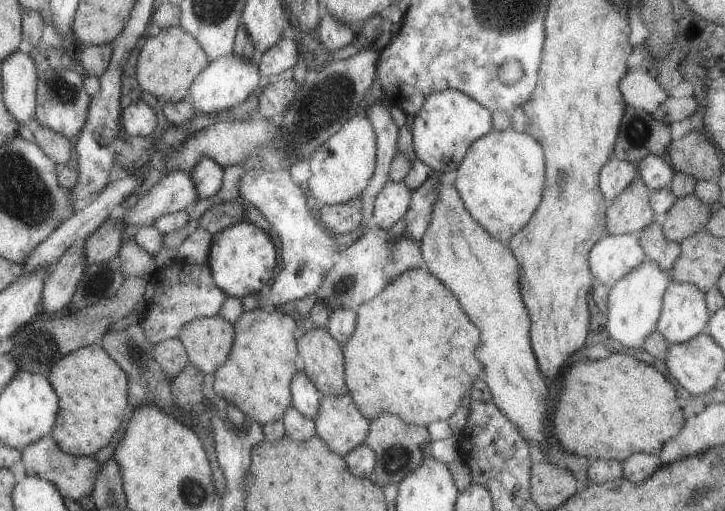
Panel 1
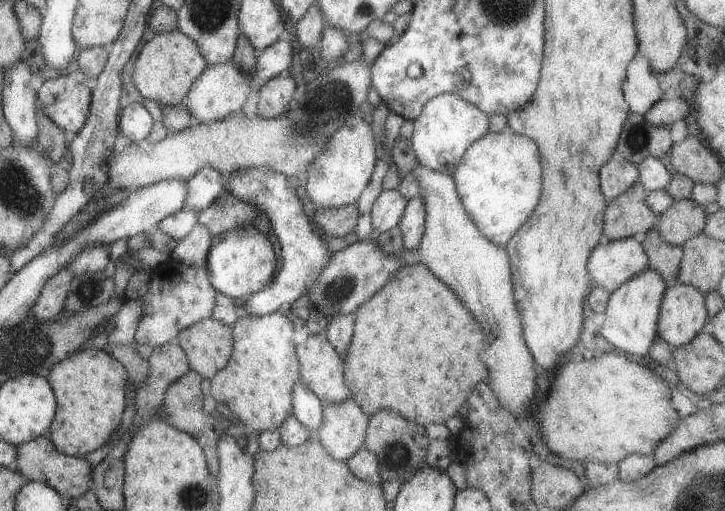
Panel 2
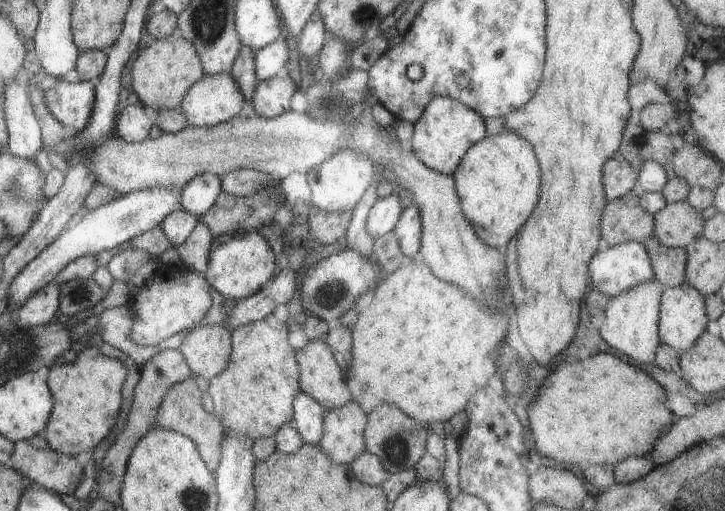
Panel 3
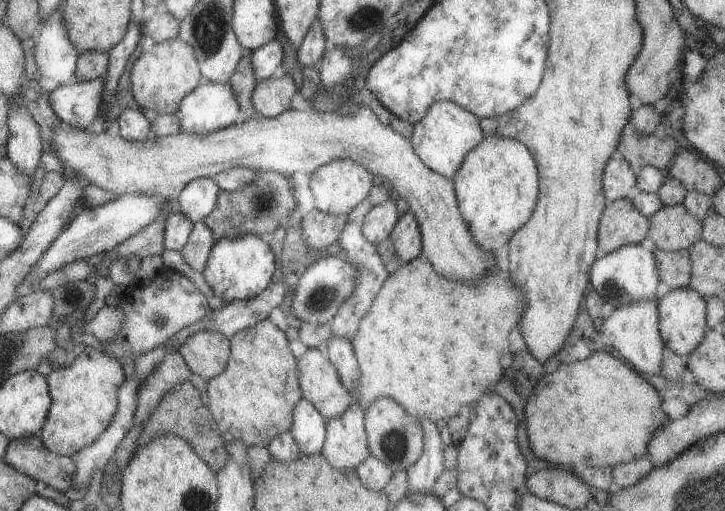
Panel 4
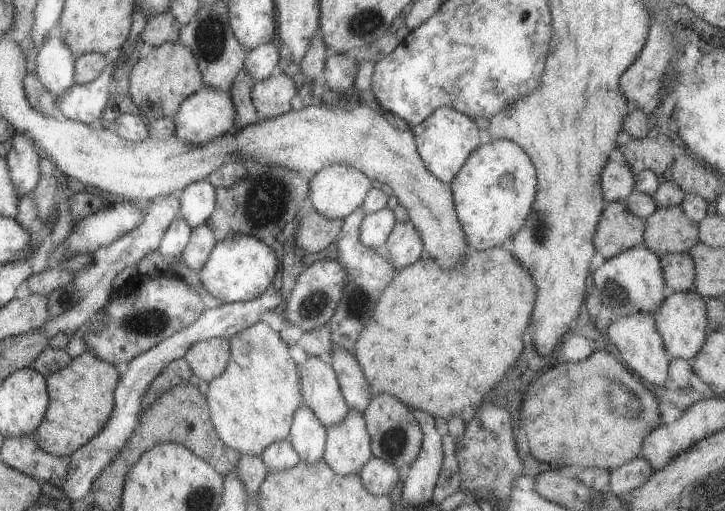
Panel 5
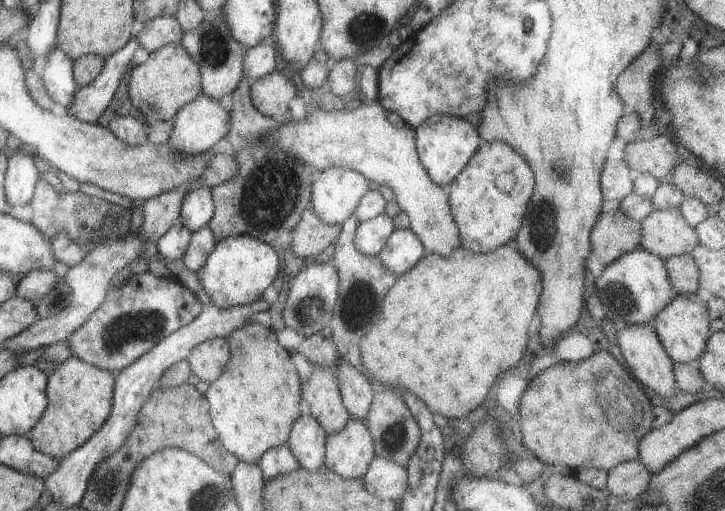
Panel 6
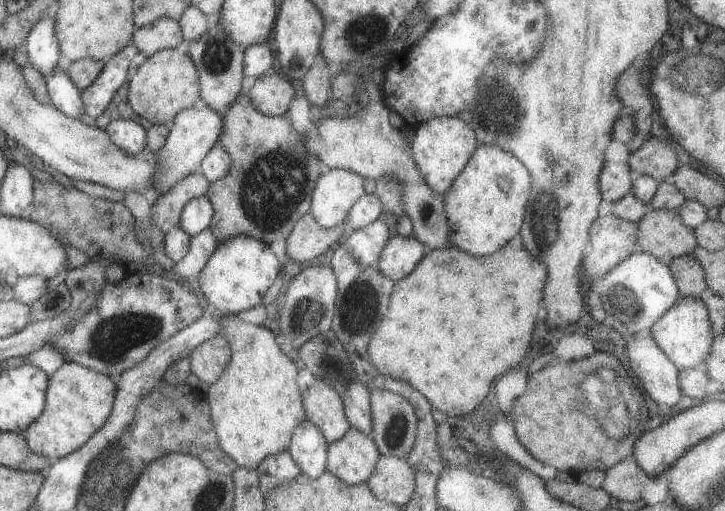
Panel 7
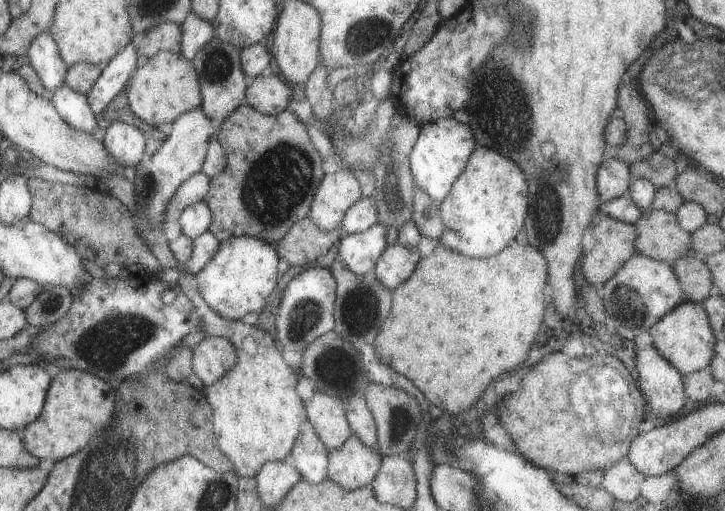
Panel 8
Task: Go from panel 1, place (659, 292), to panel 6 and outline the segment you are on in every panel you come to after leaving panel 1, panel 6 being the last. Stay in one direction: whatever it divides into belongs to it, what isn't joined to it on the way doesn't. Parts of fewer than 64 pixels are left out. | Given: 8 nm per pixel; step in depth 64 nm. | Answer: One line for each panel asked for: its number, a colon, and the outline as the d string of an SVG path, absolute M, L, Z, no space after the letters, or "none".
2: M645 270L645 274L631 278L629 282L623 282L623 286L619 286L609 296L603 312L603 326L599 334L605 338L605 342L627 352L627 356L645 358L657 338L657 320L659 320L659 308L665 288L667 286L663 278L653 270Z
3: M653 280L651 284L643 284L637 286L635 290L629 290L627 294L615 296L613 300L609 300L607 310L601 314L603 324L599 328L599 336L603 338L603 342L607 342L607 346L621 352L619 358L623 358L633 366L653 366L655 362L655 352L659 350L661 344L657 330L661 292L663 286L657 280Z
4: M639 302L623 306L621 310L613 310L611 316L601 326L601 340L607 342L607 346L615 348L619 352L619 360L633 368L635 374L643 374L645 378L651 376L663 376L663 342L657 328L657 302Z
5: M633 314L631 318L619 318L615 320L609 328L609 342L615 344L617 352L621 354L619 360L621 364L641 380L641 384L645 386L655 386L657 390L663 390L669 386L669 378L667 378L667 368L671 366L671 358L667 356L667 352L663 350L663 342L653 326L653 316L651 314Z
6: M627 326L623 330L617 330L617 342L623 362L629 366L629 374L631 378L645 386L649 392L653 392L657 398L661 400L671 400L673 394L677 392L675 388L675 362L665 354L663 346L659 344L653 328L647 326Z

